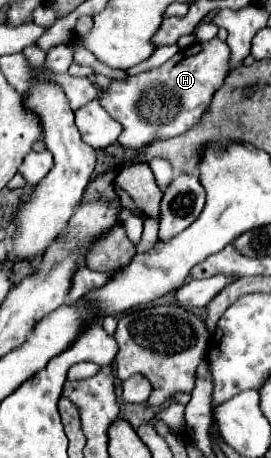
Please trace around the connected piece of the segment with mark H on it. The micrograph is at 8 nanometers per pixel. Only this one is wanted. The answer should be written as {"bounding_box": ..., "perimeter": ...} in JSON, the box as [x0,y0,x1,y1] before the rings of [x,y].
{"bounding_box":[98,38,228,148],"perimeter":[[[212,38],[180,50],[158,68],[128,76],[126,80],[110,80],[98,100],[100,106],[124,126],[118,142],[126,148],[142,148],[190,130],[202,118],[202,112],[206,112],[214,92],[222,86],[228,74],[228,56],[226,42]]]}

